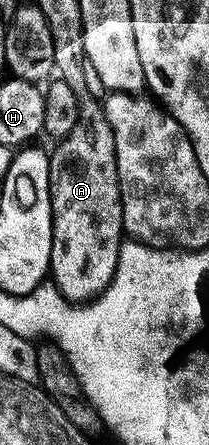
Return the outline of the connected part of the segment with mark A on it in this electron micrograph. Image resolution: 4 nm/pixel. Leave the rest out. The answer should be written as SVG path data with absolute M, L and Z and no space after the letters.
M77 92L78 99L78 123L74 127L74 131L70 131L70 135L66 135L55 146L56 150L51 150L48 158L48 166L50 167L50 187L52 193L52 250L50 251L50 277L54 282L60 294L64 296L64 300L69 303L88 303L100 296L104 292L105 287L112 281L112 276L116 270L118 263L118 255L120 254L120 246L122 244L122 234L124 233L124 220L122 219L122 203L120 202L120 184L118 183L118 167L116 166L116 152L114 151L114 133L110 131L110 123L104 114L103 100L98 99L92 93Z

